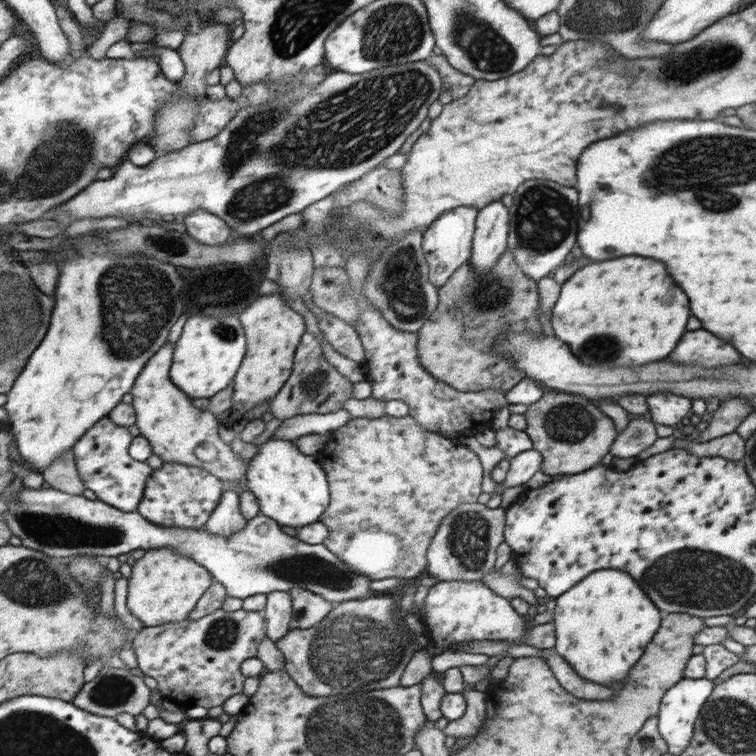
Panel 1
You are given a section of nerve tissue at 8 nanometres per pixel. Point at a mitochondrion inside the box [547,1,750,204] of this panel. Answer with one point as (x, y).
(701, 61)

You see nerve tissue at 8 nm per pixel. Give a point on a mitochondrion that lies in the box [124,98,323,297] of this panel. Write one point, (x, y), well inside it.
(173, 246)

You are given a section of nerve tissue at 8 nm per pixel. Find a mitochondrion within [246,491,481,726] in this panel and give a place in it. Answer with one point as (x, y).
(354, 649)

